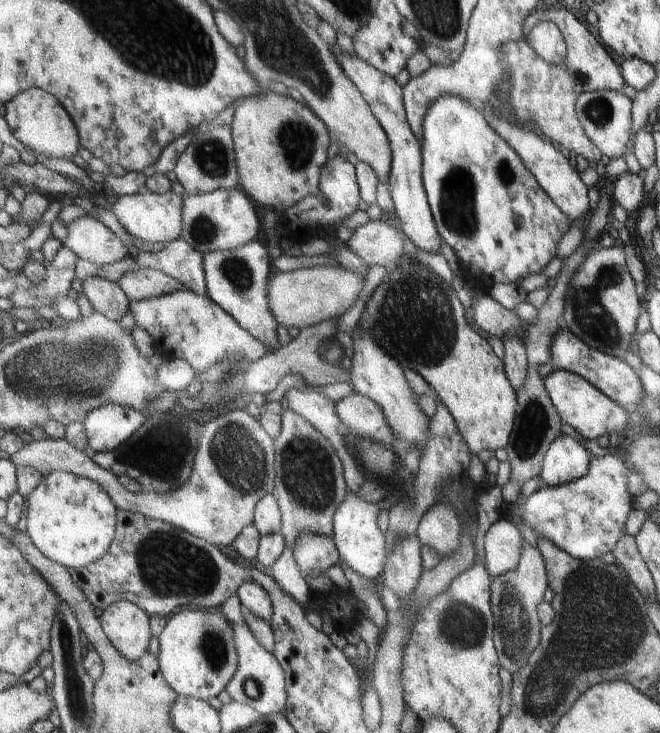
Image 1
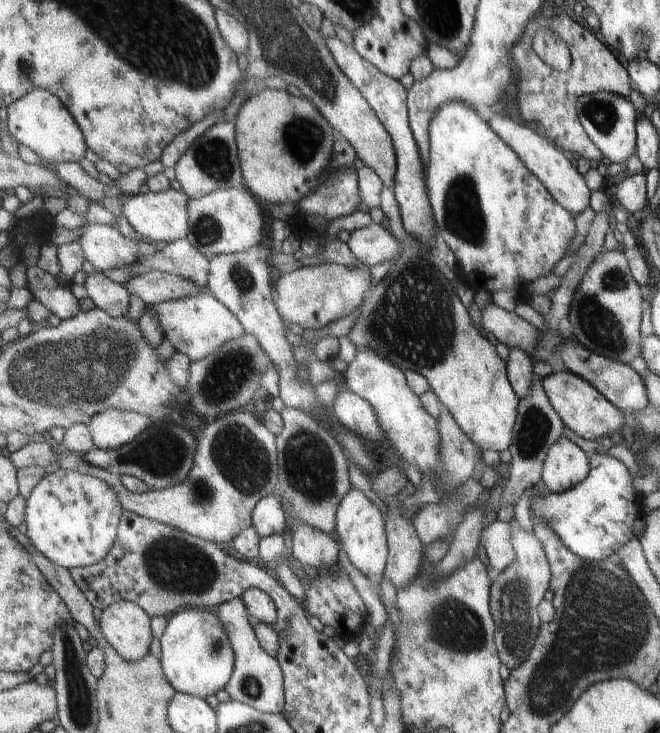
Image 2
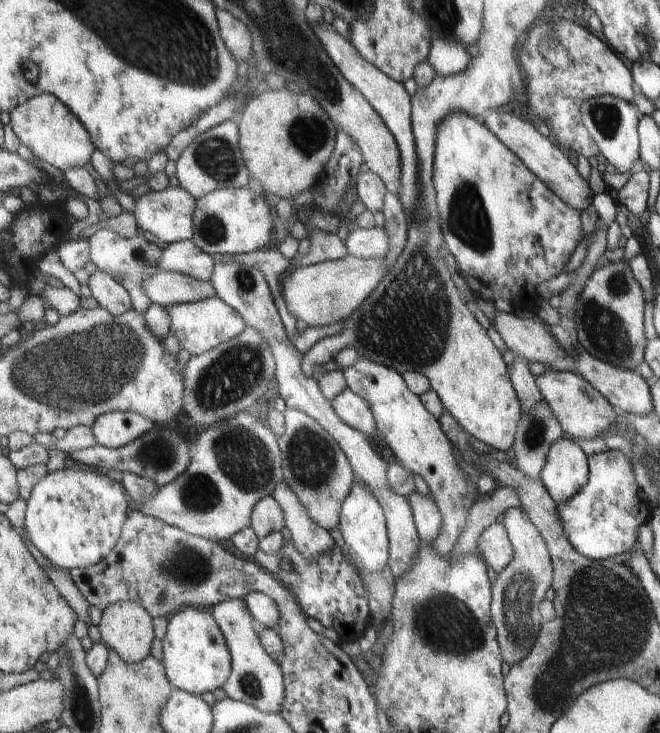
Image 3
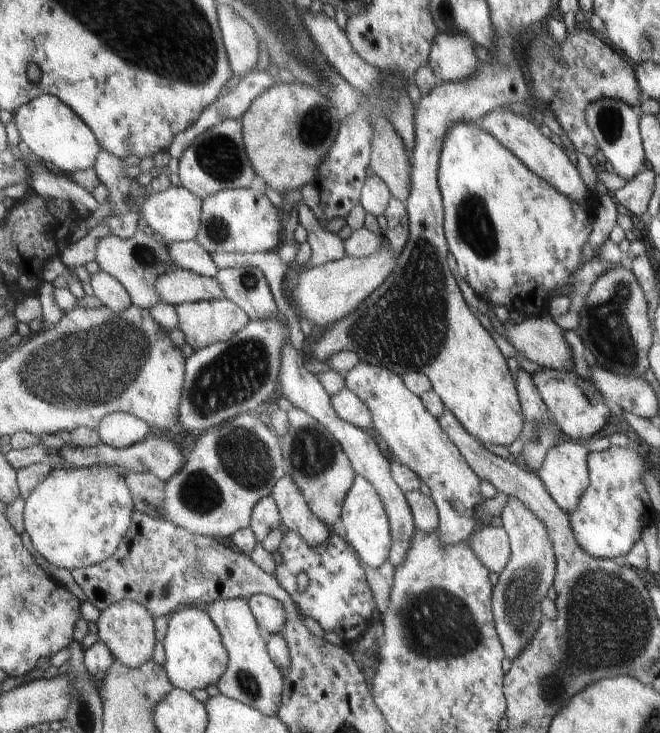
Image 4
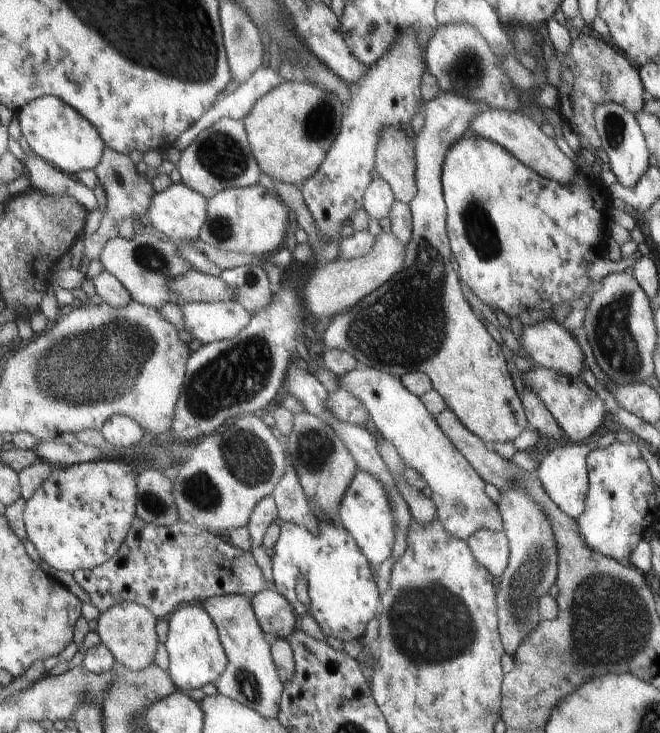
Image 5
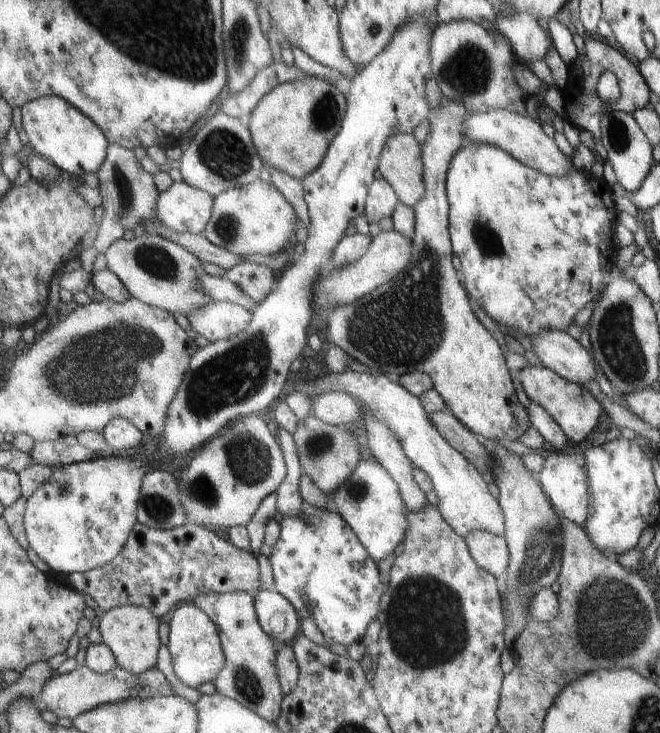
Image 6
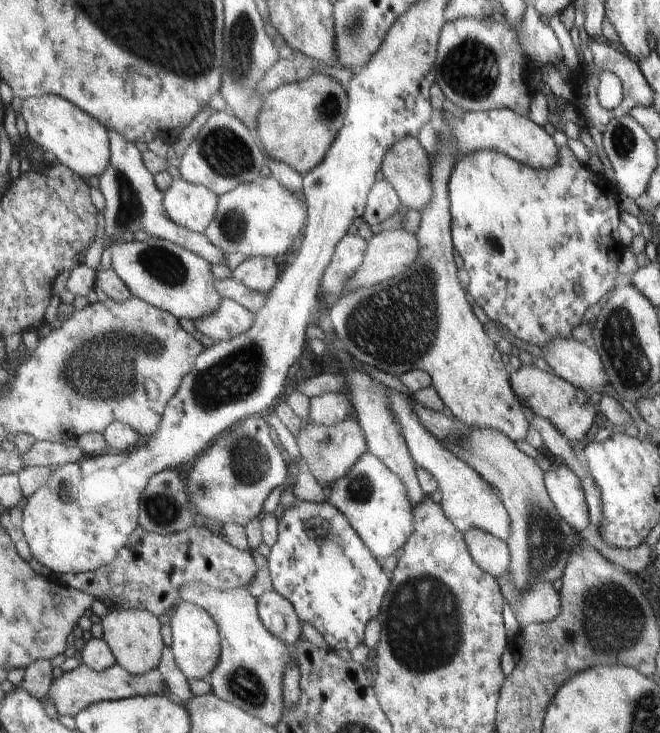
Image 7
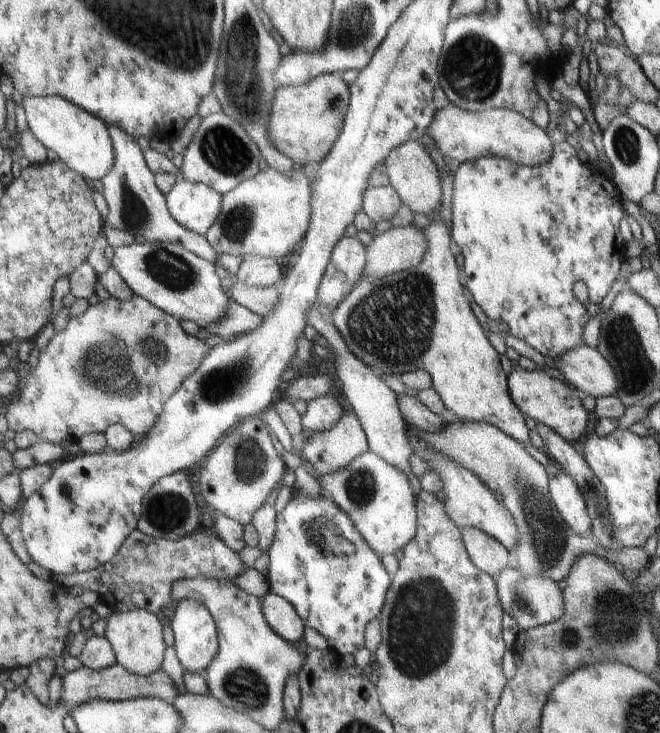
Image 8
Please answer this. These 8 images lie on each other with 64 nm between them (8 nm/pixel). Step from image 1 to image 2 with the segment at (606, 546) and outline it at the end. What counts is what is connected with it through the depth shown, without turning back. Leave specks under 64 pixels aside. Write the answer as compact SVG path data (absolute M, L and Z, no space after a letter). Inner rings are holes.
M603 452L589 453L587 478L561 492L547 494L531 506L531 512L543 514L559 542L581 560L597 562L616 553L633 535L633 523L641 516L642 502L632 487L632 478L621 461Z

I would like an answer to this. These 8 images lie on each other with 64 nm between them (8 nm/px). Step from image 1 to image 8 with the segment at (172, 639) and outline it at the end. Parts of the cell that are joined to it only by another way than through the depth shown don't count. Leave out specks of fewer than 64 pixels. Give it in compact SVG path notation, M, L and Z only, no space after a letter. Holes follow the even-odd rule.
M187 598L174 604L170 625L174 630L176 656L183 670L191 674L204 674L220 649L220 630L207 606L196 599Z

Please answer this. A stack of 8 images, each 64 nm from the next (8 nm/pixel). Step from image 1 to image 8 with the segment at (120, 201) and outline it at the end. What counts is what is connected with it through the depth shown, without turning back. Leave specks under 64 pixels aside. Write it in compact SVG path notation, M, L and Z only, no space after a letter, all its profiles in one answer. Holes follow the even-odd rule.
M183 178L175 183L167 196L169 212L189 230L207 236L220 217L224 195L203 183Z

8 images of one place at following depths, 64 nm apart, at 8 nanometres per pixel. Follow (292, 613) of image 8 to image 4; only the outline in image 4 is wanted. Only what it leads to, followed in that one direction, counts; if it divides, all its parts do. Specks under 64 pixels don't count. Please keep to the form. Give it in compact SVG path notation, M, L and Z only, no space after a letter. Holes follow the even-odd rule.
M265 594L253 596L249 601L253 614L256 615L260 628L265 628L273 634L283 634L287 622L285 606L278 599Z

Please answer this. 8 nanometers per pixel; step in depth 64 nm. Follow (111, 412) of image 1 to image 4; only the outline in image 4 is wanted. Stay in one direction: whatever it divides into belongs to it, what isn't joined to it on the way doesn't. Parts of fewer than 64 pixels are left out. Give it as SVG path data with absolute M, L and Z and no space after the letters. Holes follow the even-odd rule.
M115 412L103 418L96 430L105 445L123 449L142 442L151 434L151 428L130 413Z

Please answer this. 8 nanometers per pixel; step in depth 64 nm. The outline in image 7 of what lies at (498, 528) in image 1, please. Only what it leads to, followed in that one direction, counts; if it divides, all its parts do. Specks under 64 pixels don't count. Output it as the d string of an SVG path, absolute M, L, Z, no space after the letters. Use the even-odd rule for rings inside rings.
M469 529L464 533L465 542L473 560L493 578L501 578L508 570L509 552L507 545L490 532L481 529Z

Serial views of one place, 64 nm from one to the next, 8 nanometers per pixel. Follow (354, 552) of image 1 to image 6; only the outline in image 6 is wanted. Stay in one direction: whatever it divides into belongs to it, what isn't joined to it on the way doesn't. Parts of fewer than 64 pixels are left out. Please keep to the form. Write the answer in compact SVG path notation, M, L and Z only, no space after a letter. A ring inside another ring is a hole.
M360 460L360 465L348 482L345 482L336 494L330 496L336 503L338 513L356 531L375 562L380 563L389 558L395 548L403 544L408 532L408 507L401 498L400 486L397 486L396 479L385 470L380 461Z

